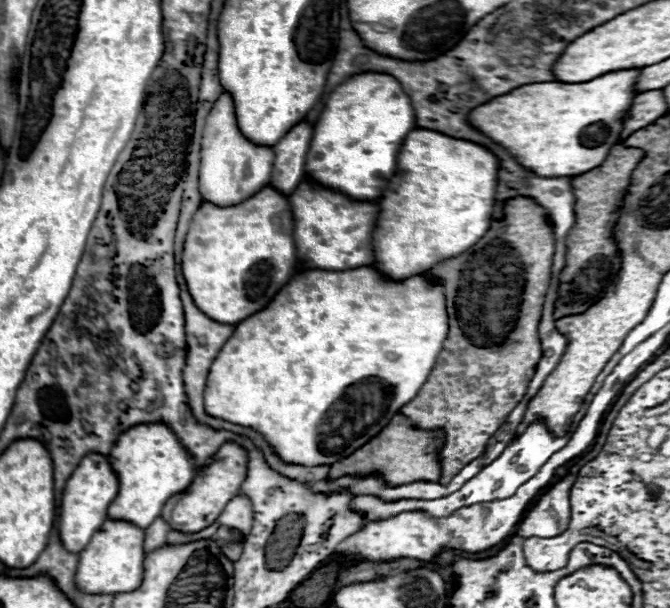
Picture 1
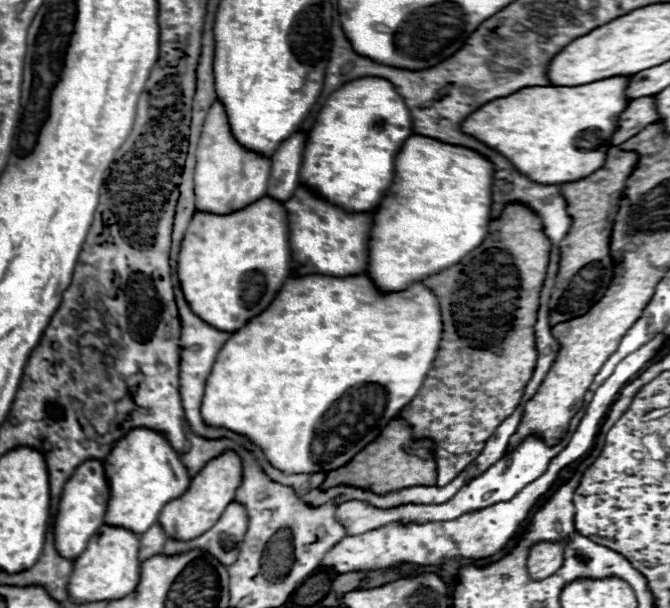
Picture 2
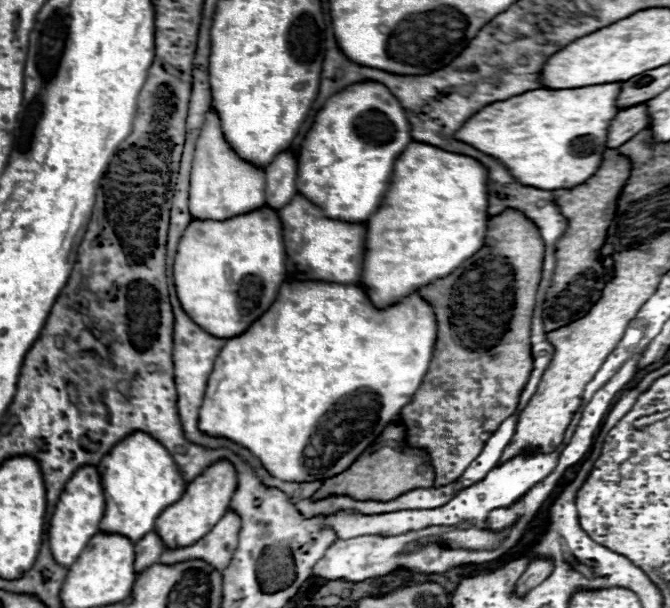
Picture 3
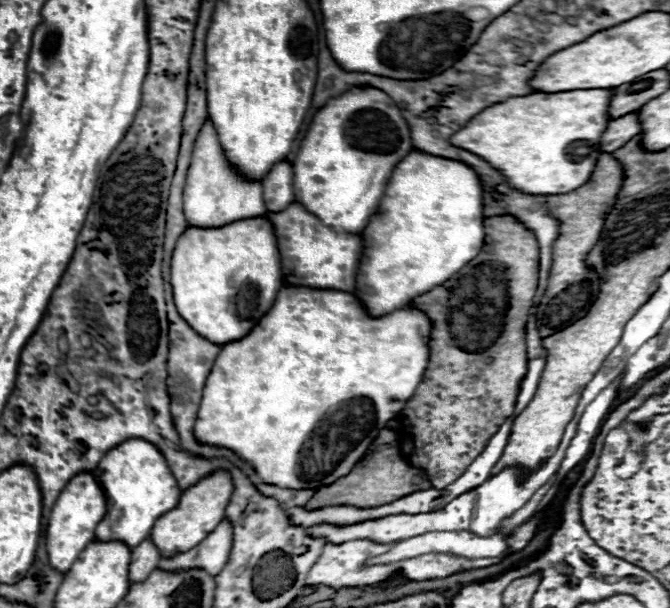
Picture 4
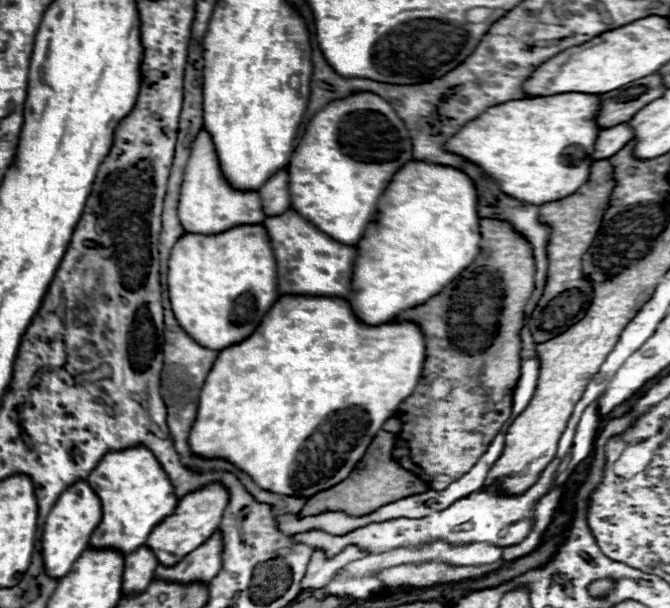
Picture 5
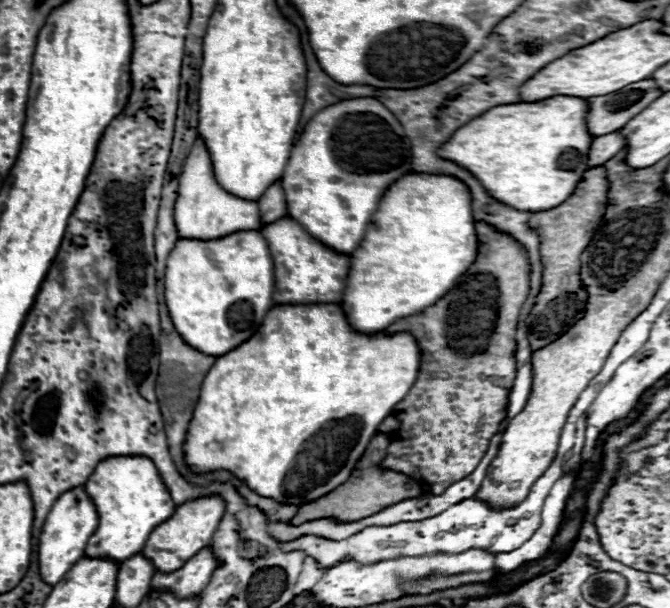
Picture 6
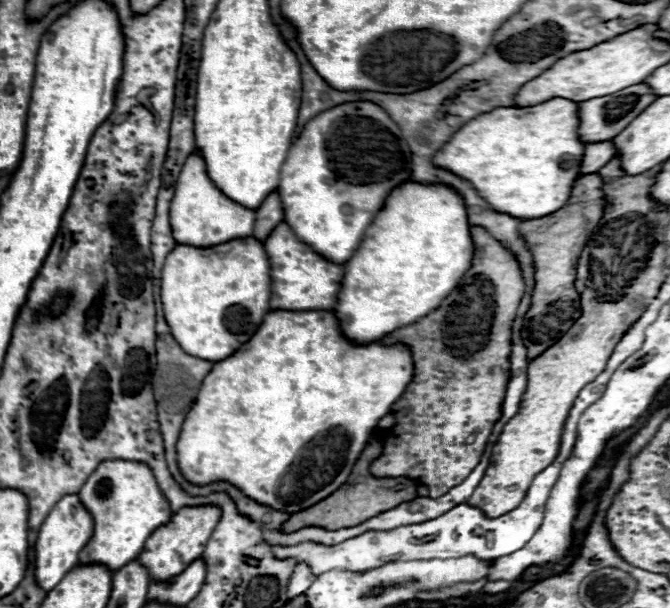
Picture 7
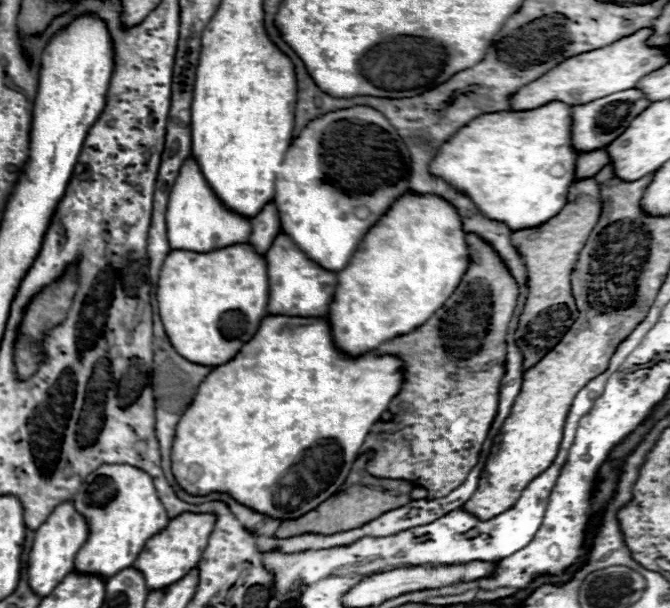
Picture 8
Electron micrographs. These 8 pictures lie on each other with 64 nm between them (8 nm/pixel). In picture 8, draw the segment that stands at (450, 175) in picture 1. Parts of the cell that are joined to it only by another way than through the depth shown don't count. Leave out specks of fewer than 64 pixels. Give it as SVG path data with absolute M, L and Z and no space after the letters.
M406 192L394 200L388 212L366 232L358 250L352 254L352 260L344 270L338 272L340 284L336 286L336 300L332 300L332 308L328 312L328 320L332 326L334 342L348 354L364 354L374 350L384 340L392 340L392 336L400 336L420 326L460 284L464 272L468 270L468 246L466 232L462 230L462 220L456 208L434 194L418 194Z

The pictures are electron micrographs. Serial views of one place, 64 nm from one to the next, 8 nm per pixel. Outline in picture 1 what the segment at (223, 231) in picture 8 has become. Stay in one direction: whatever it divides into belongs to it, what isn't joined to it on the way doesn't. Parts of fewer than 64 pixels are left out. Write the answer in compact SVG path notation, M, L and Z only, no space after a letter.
M224 92L212 112L208 114L206 128L202 134L202 152L200 152L200 194L202 200L210 200L220 206L238 204L248 196L256 194L270 180L270 172L274 166L274 148L258 146L250 142L238 128L234 98Z

